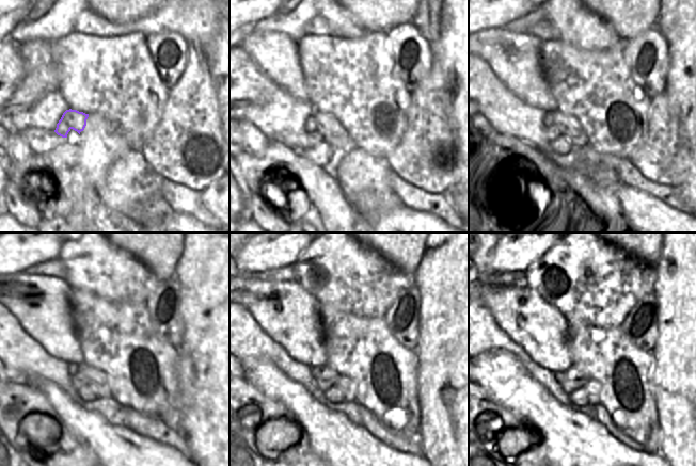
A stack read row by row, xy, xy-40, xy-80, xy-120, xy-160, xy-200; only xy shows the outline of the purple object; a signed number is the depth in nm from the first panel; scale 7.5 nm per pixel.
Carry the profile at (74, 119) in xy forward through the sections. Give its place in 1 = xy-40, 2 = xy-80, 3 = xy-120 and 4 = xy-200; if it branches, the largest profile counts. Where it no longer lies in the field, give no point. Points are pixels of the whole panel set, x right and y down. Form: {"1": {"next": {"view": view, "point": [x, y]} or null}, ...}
{"1": {"next": {"view": "xy-40", "point": [328, 126]}}, "2": {"next": {"view": "xy-80", "point": [569, 127]}}, "3": {"next": {"view": "xy-120", "point": [105, 391]}}, "4": {"next": {"view": "xy-200", "point": [592, 388]}}}

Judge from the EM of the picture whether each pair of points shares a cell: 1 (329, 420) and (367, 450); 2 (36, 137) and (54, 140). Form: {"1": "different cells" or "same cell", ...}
{"1": "same cell", "2": "same cell"}

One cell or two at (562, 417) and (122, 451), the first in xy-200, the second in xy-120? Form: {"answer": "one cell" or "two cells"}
{"answer": "one cell"}

